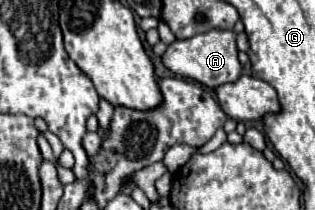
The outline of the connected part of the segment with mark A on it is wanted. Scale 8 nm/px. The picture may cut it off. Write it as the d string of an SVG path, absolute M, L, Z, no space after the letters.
M210 29L190 39L176 39L172 45L168 45L166 53L162 55L162 63L174 75L198 81L210 89L216 89L222 83L232 83L242 73L242 65L238 61L236 33L230 29Z

